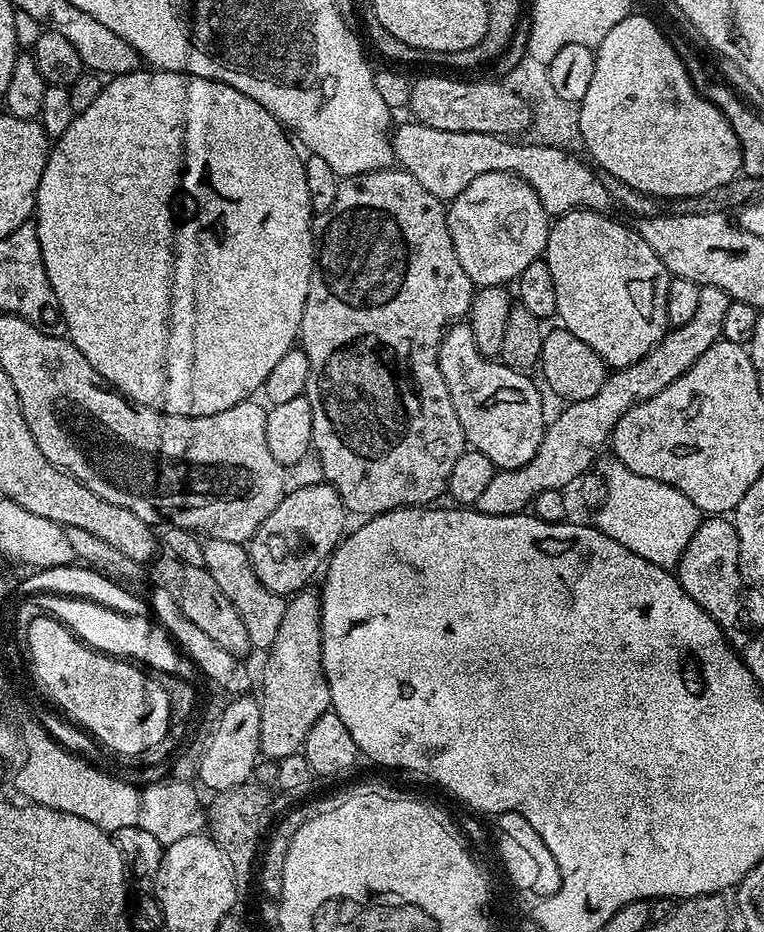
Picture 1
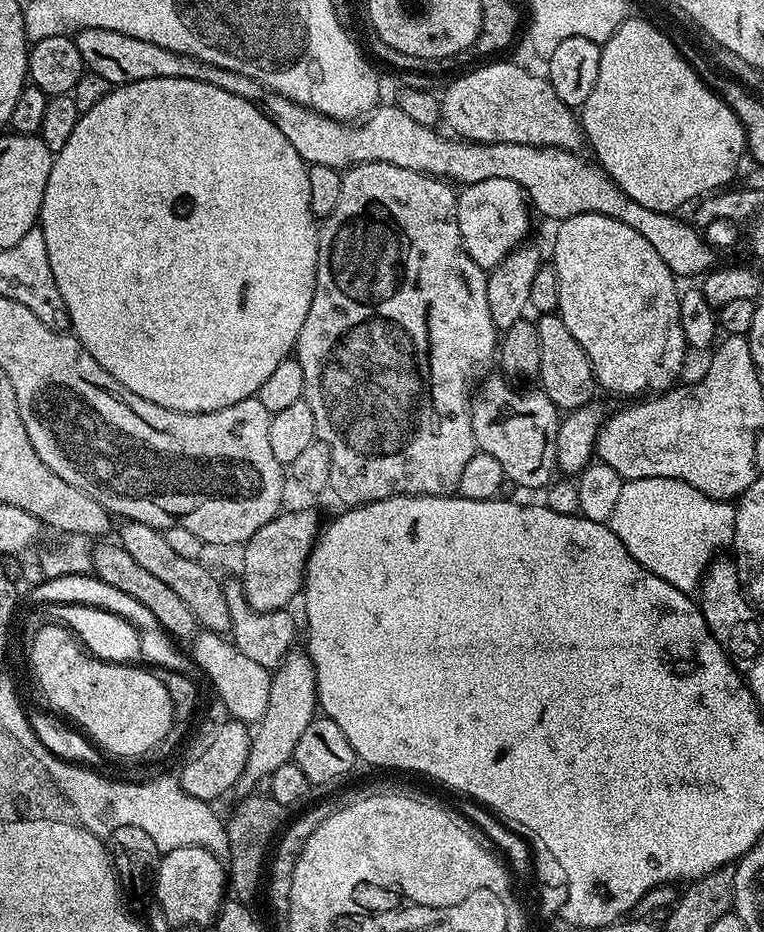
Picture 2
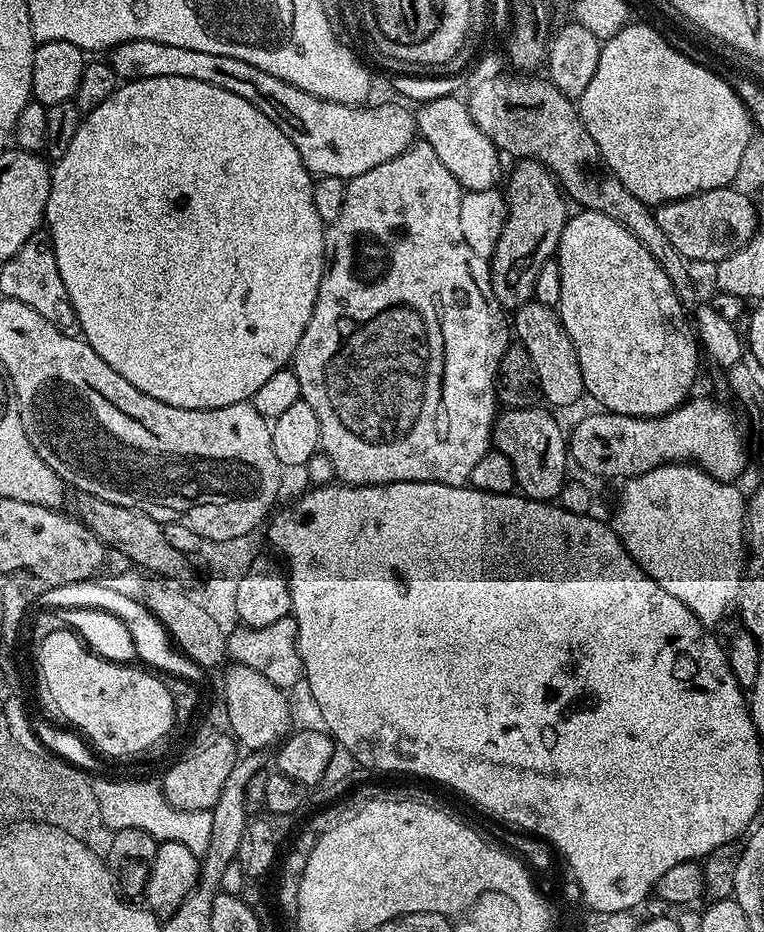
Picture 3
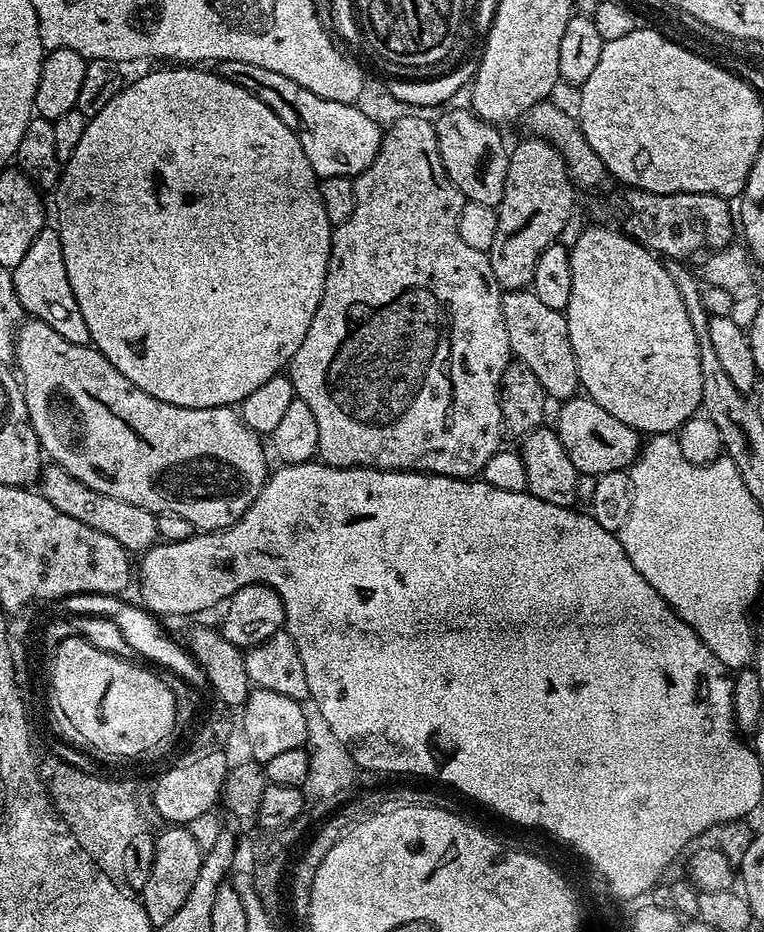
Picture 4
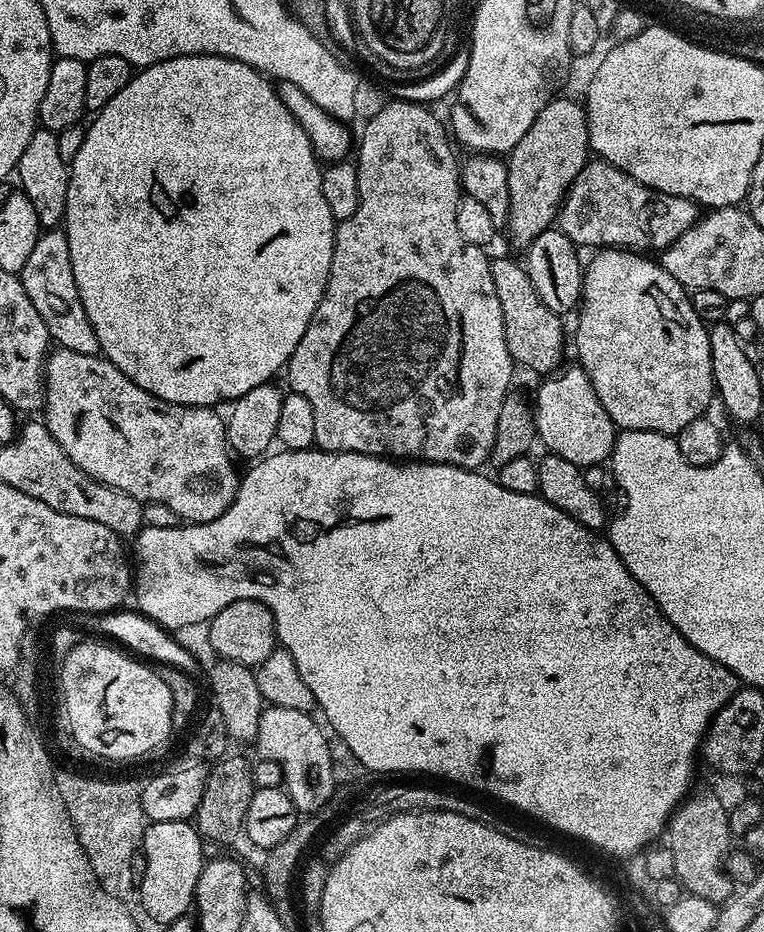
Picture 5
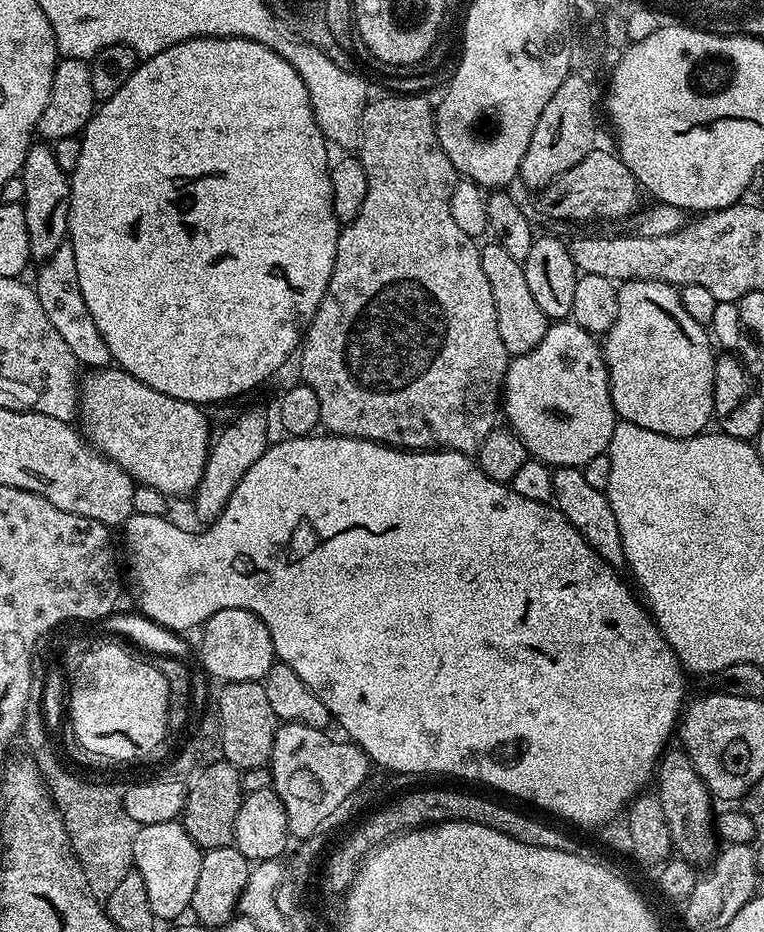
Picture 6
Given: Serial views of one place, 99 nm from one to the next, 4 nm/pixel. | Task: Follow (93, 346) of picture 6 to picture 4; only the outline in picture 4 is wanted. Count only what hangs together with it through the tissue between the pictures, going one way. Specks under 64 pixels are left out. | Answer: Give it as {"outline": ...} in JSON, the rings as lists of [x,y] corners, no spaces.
{"outline":[[[46,226],[37,234],[34,242],[30,242],[30,250],[26,250],[22,262],[11,269],[11,274],[14,294],[31,319],[46,322],[46,326],[66,338],[66,342],[92,344],[86,318],[82,318],[82,310],[78,310],[78,298],[74,298],[74,290],[70,290],[70,278],[66,278],[62,242],[55,227]]]}

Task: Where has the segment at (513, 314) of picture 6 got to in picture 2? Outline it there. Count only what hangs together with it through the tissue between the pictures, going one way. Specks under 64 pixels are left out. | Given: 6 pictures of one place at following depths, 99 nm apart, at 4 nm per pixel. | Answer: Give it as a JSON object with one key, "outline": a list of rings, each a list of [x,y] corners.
{"outline":[[[544,314],[535,321],[538,330],[538,350],[542,350],[542,362],[538,377],[539,387],[554,402],[557,410],[565,413],[572,412],[575,408],[581,408],[593,403],[595,392],[598,392],[596,376],[592,373],[590,358],[586,350],[566,330],[566,322],[562,322],[559,314]]]}

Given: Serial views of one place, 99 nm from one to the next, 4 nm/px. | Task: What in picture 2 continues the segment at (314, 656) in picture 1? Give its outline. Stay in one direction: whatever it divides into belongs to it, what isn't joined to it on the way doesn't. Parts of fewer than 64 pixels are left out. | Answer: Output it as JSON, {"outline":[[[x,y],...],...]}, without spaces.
{"outline":[[[293,650],[272,672],[270,682],[270,699],[266,702],[266,714],[255,725],[250,742],[250,758],[246,758],[246,770],[238,778],[234,792],[237,797],[251,796],[256,788],[265,783],[278,766],[292,763],[294,746],[298,746],[298,738],[306,731],[306,726],[318,715],[316,698],[316,668],[307,651]]]}

